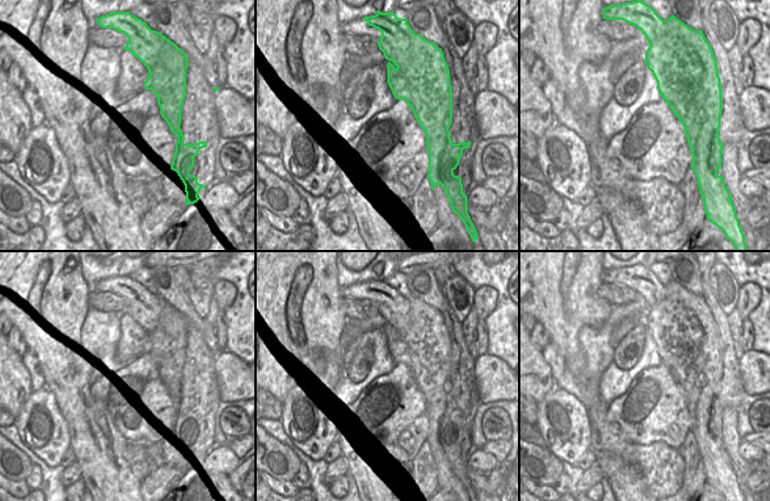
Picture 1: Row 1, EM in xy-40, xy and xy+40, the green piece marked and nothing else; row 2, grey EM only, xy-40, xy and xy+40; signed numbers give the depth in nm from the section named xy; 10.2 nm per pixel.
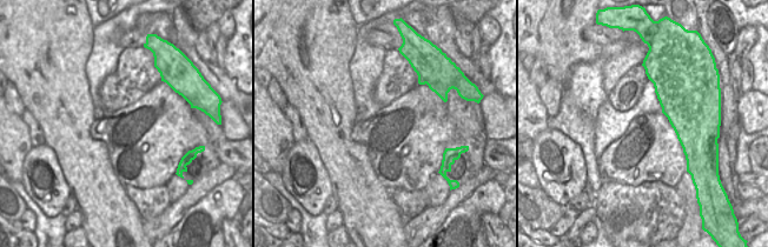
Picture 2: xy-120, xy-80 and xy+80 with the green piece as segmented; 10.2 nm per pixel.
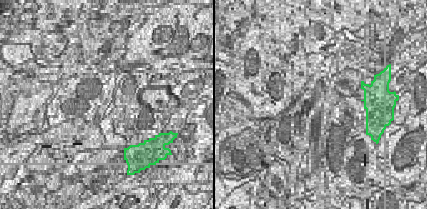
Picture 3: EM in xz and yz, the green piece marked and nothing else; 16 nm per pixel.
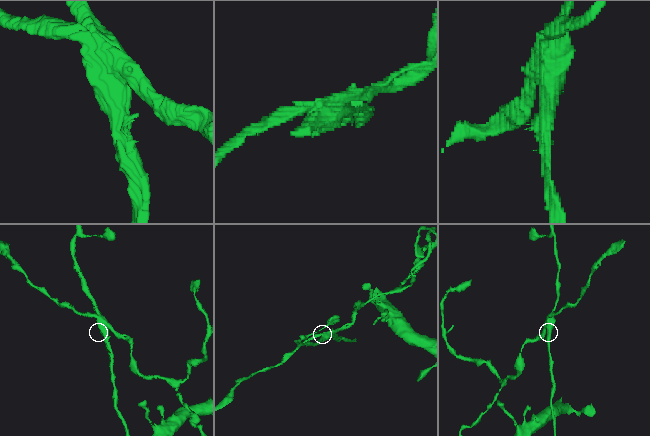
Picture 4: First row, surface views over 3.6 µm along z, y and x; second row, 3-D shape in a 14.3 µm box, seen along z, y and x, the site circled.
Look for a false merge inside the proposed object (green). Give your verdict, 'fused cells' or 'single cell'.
fused cells

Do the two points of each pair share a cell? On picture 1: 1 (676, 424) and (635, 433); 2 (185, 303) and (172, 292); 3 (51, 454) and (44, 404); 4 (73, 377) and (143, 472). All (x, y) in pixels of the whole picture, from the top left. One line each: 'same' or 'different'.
1: same
2: same
3: same
4: different

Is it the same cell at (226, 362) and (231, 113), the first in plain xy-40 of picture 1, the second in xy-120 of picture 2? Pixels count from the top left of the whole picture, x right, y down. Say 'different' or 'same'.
same

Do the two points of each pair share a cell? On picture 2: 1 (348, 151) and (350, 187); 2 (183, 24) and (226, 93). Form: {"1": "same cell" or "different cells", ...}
{"1": "same cell", "2": "different cells"}

